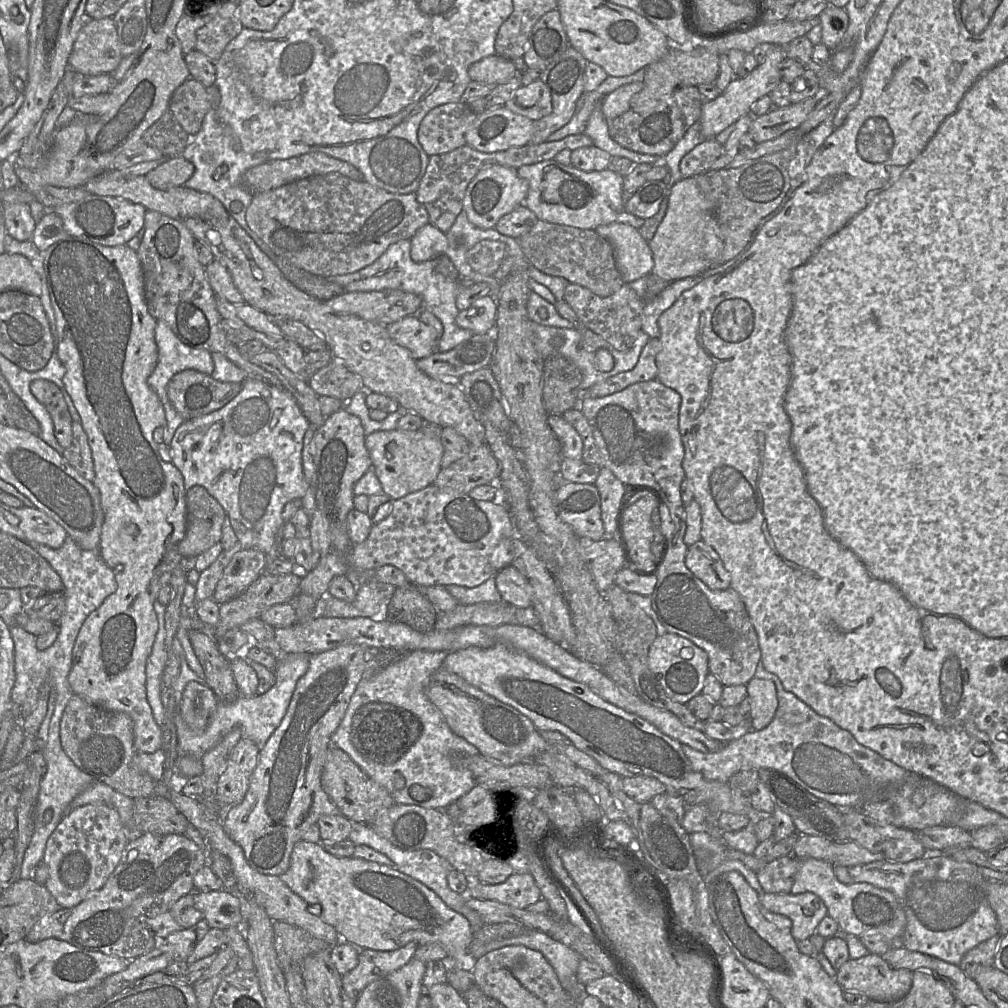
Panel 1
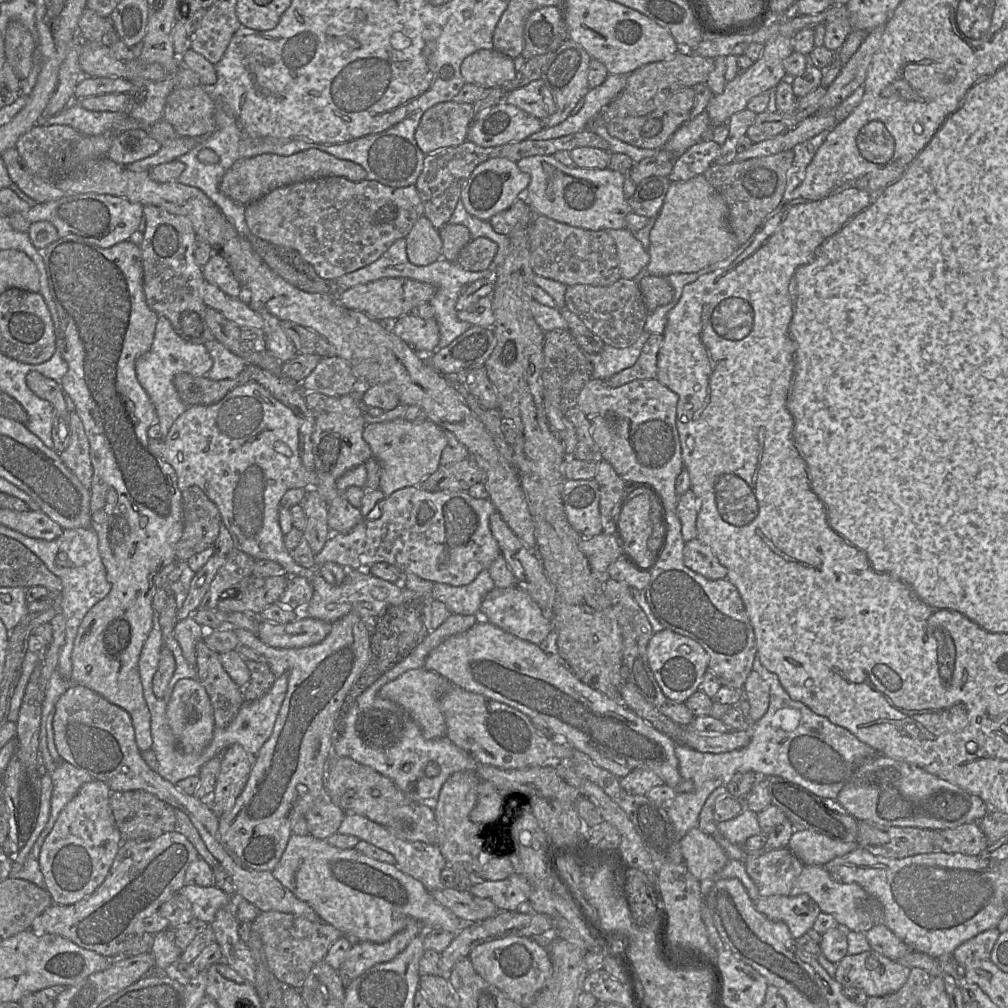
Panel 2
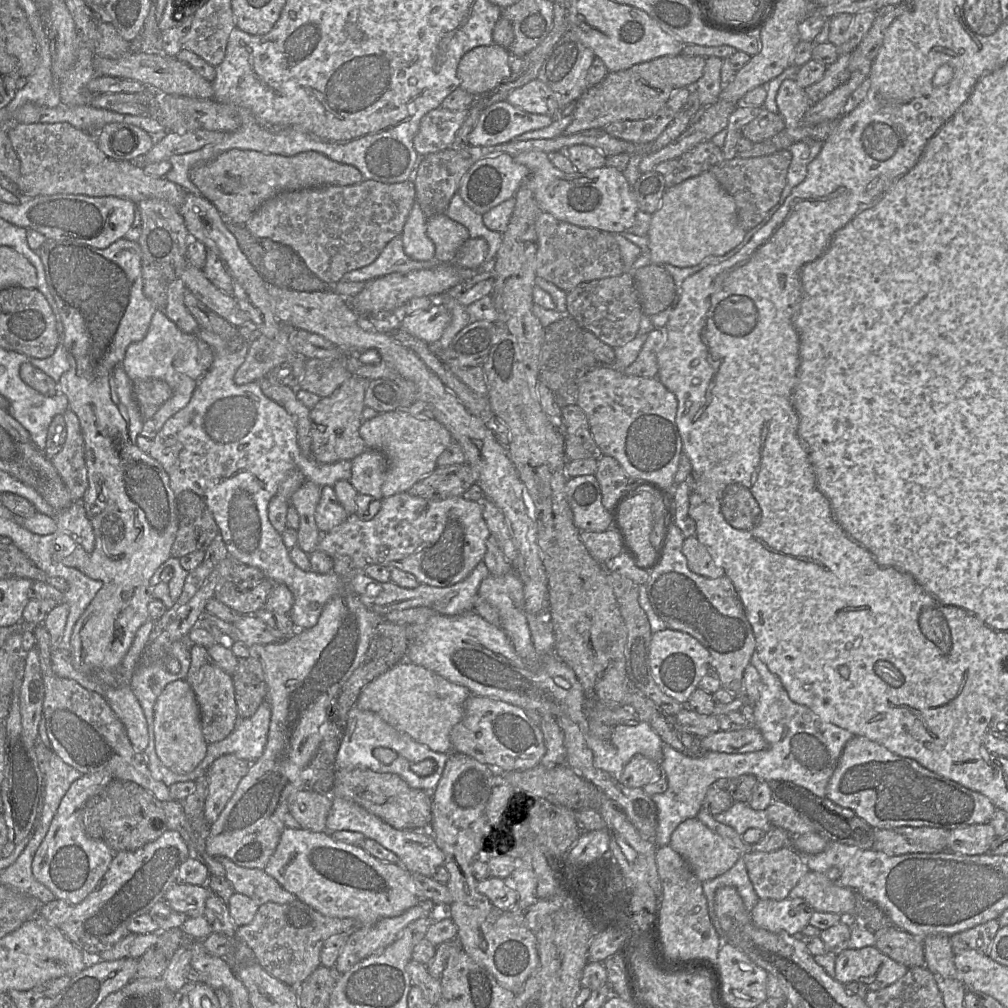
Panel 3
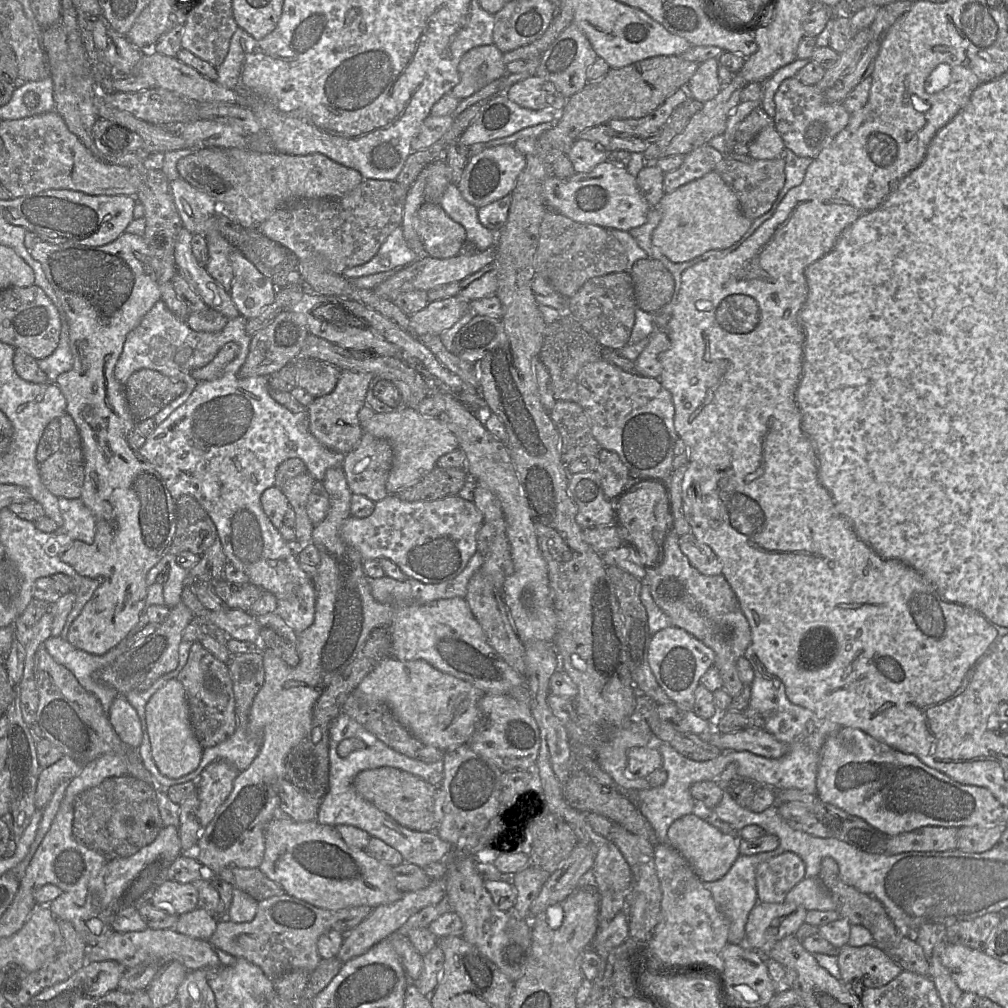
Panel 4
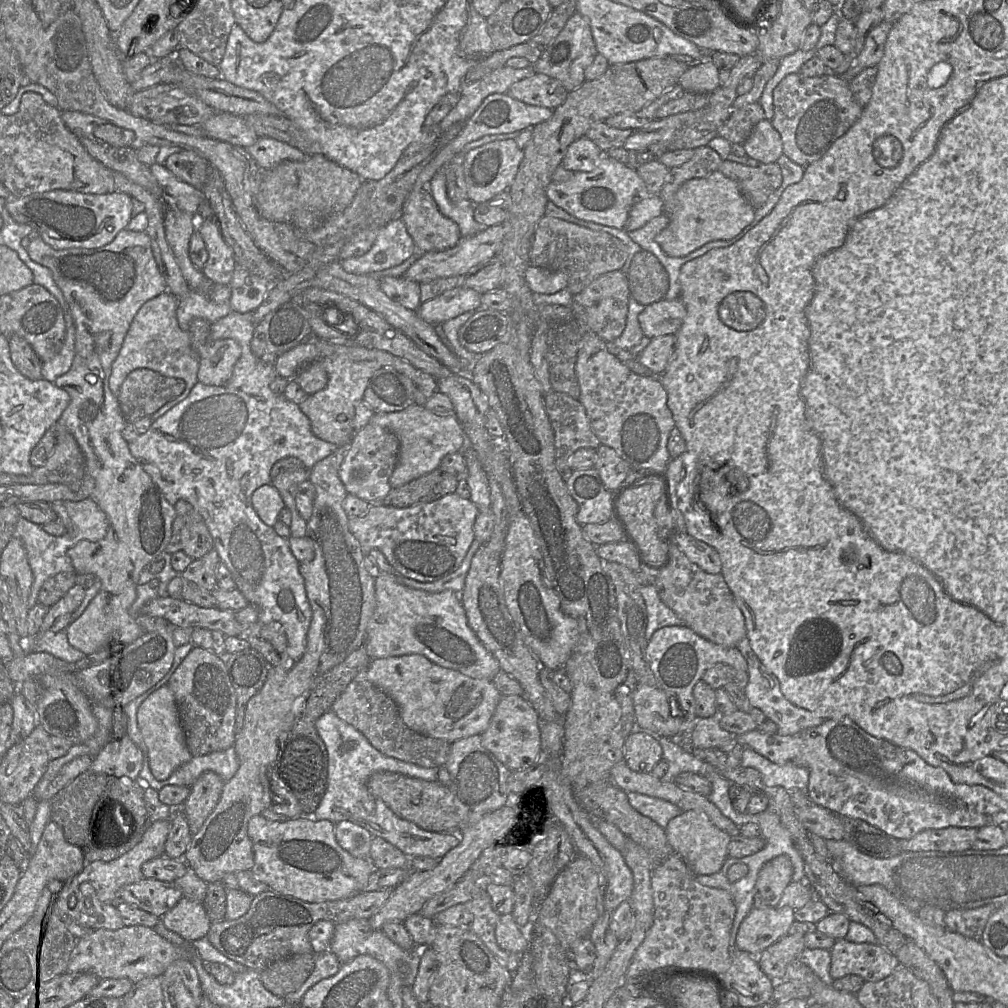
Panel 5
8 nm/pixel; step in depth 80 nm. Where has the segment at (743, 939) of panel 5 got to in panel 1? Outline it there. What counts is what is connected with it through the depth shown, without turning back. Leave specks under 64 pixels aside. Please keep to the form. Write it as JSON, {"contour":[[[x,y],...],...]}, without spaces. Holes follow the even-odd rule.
{"contour":[[[811,892],[800,894],[764,893],[759,898],[766,910],[791,920],[791,934],[796,942],[809,939],[816,933],[822,919],[827,916],[824,902]]]}

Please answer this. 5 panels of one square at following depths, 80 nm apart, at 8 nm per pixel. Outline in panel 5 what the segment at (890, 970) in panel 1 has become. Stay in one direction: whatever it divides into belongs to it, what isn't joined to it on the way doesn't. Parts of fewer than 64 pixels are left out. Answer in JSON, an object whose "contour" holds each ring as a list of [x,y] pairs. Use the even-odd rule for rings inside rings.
{"contour":[[[843,938],[836,940],[830,952],[830,975],[834,980],[858,975],[867,982],[878,982],[900,965],[898,958],[880,944],[855,943]]]}

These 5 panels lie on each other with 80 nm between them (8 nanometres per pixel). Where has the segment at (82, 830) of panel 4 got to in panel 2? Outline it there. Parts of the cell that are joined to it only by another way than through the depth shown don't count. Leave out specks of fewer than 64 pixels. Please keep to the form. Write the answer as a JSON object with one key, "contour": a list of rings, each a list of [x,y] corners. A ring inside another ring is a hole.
{"contour":[[[113,791],[110,795],[110,807],[123,841],[155,839],[175,831],[175,808],[146,791]]]}

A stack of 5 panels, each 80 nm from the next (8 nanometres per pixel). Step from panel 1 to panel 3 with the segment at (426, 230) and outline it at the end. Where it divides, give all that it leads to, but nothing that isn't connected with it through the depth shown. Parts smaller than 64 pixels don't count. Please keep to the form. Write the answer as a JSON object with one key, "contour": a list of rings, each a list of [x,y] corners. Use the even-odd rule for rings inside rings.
{"contour":[[[416,201],[403,227],[404,251],[415,261],[430,261],[435,258],[435,246],[426,233],[427,218]]]}

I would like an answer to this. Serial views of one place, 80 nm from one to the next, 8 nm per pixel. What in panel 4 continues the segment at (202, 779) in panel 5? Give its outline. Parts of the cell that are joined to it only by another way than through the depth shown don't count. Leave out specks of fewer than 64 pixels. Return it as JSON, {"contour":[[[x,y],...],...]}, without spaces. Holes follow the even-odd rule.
{"contour":[[[217,760],[202,771],[196,781],[199,798],[198,819],[206,827],[231,794],[234,781],[241,772],[225,760]]]}

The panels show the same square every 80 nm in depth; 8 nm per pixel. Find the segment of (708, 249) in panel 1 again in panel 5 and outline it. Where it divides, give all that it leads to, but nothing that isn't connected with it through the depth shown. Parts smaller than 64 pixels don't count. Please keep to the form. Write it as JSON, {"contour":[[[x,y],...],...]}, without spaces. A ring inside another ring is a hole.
{"contour":[[[720,171],[705,178],[685,182],[675,196],[675,209],[670,223],[655,238],[662,250],[671,257],[684,257],[708,242],[730,240],[750,225],[755,210],[745,199],[735,181]]]}

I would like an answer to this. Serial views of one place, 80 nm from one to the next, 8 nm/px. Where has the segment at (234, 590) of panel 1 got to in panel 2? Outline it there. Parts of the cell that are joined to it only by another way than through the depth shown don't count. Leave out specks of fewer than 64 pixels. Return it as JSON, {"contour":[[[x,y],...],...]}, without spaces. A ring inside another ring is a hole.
{"contour":[[[232,550],[212,580],[198,609],[215,610],[224,591],[235,587],[243,579],[252,576],[255,563],[256,560],[248,554],[239,550]]]}

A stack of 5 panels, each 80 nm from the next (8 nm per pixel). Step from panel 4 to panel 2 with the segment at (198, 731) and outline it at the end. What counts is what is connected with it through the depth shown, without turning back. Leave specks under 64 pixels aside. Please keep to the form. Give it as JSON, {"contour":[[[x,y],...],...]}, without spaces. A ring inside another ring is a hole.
{"contour":[[[201,639],[196,644],[197,681],[207,691],[216,728],[226,727],[244,703],[241,688],[223,668],[220,656]]]}

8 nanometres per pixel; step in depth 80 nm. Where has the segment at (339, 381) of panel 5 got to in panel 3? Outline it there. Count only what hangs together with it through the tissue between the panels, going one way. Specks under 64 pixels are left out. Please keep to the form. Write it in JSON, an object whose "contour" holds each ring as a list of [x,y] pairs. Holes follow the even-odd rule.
{"contour":[[[352,375],[338,390],[321,400],[310,410],[312,457],[319,463],[331,464],[341,460],[353,460],[367,447],[360,436],[359,428],[364,421],[364,395],[368,380]]]}

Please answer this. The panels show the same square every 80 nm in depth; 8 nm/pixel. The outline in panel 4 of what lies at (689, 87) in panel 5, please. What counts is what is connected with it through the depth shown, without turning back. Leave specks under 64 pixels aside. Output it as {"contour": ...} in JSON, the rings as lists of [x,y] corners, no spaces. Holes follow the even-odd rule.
{"contour":[[[710,58],[699,64],[694,75],[686,85],[689,97],[705,103],[717,96],[722,86],[718,78],[719,62]]]}

